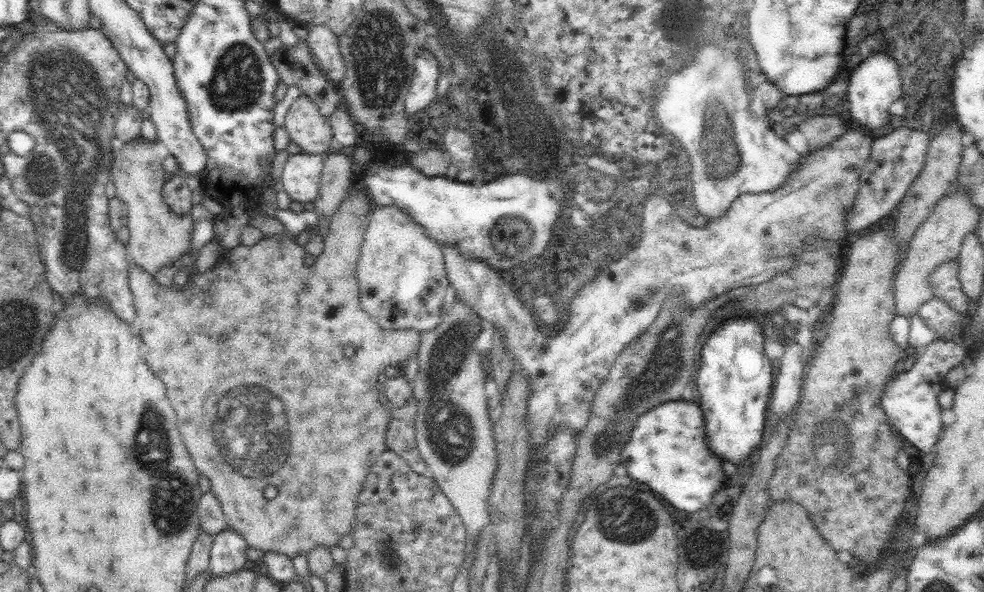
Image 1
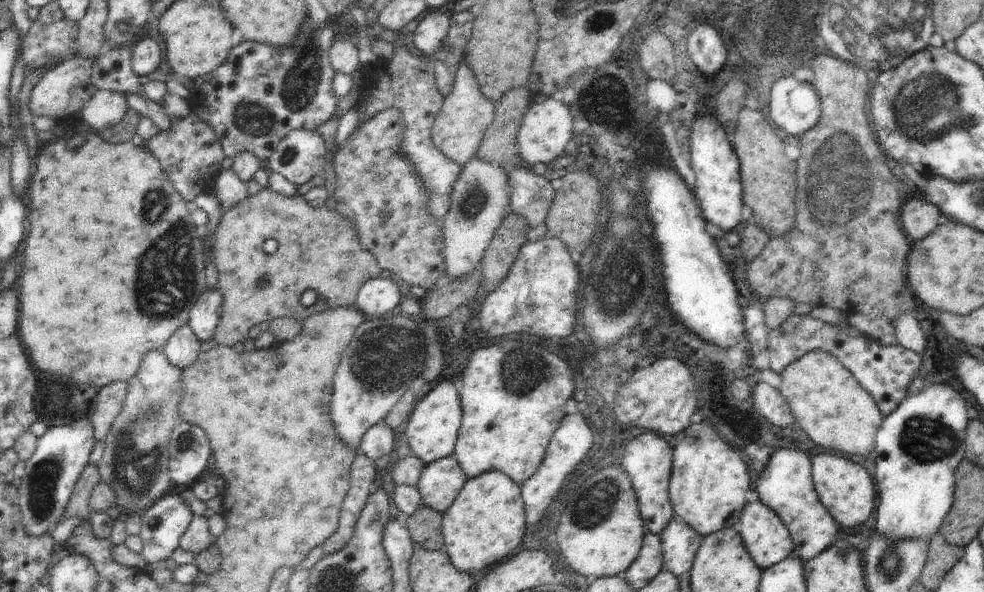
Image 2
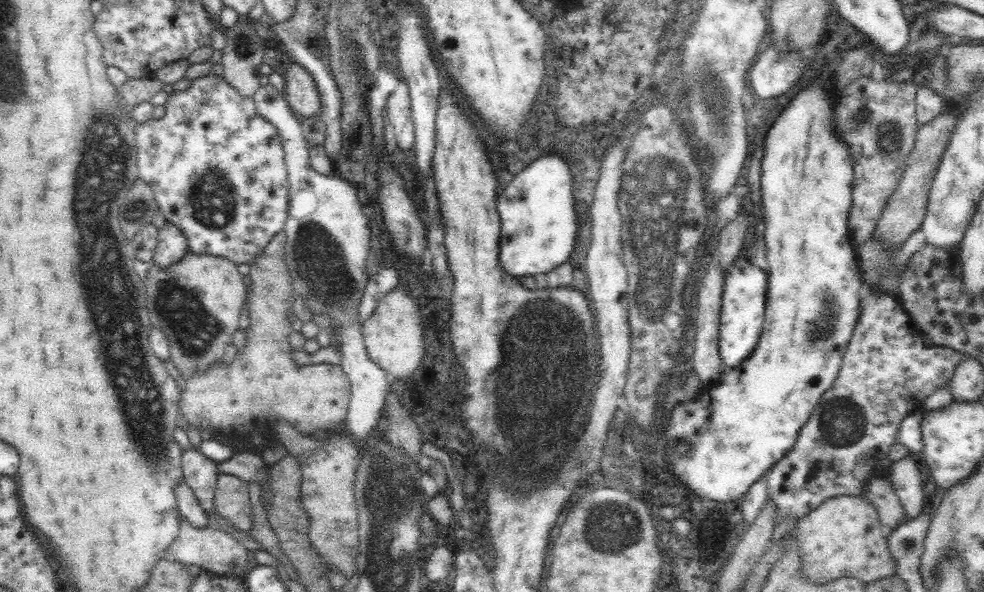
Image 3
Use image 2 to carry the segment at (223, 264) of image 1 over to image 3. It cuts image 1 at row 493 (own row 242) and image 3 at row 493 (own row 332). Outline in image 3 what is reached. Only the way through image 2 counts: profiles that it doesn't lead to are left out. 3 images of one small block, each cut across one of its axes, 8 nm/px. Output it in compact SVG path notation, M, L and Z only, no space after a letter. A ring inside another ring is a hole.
M221 474L215 488L214 504L217 514L225 518L232 528L251 534L254 524L248 484L234 476Z

